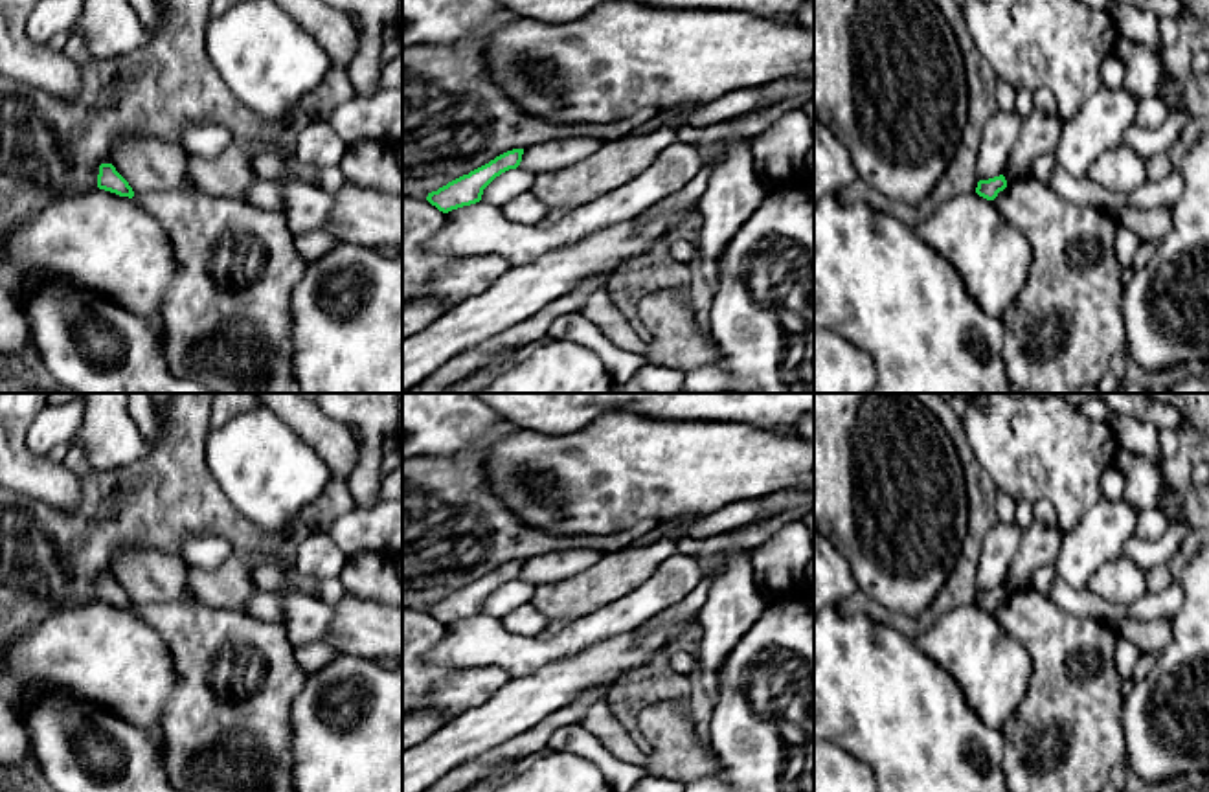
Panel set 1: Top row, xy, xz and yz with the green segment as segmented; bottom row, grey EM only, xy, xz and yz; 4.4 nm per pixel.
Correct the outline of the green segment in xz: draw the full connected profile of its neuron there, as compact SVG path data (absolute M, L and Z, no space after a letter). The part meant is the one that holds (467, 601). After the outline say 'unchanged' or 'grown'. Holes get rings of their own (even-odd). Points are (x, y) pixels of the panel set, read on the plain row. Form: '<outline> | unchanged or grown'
M566 548L527 560L513 560L469 586L448 594L437 603L428 605L426 612L439 623L448 625L480 614L483 601L509 581L520 579L533 586L557 584L592 568L603 555L604 553L595 548Z | grown

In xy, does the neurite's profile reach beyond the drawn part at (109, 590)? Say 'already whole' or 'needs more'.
needs more

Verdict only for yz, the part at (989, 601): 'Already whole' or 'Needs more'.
Needs more

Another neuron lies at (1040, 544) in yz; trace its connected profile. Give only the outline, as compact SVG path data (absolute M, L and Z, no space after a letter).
M1033 522L1022 533L1020 549L1009 566L1003 588L1007 594L1025 590L1031 584L1031 575L1045 566L1053 566L1058 559L1062 542L1060 526L1044 526Z

